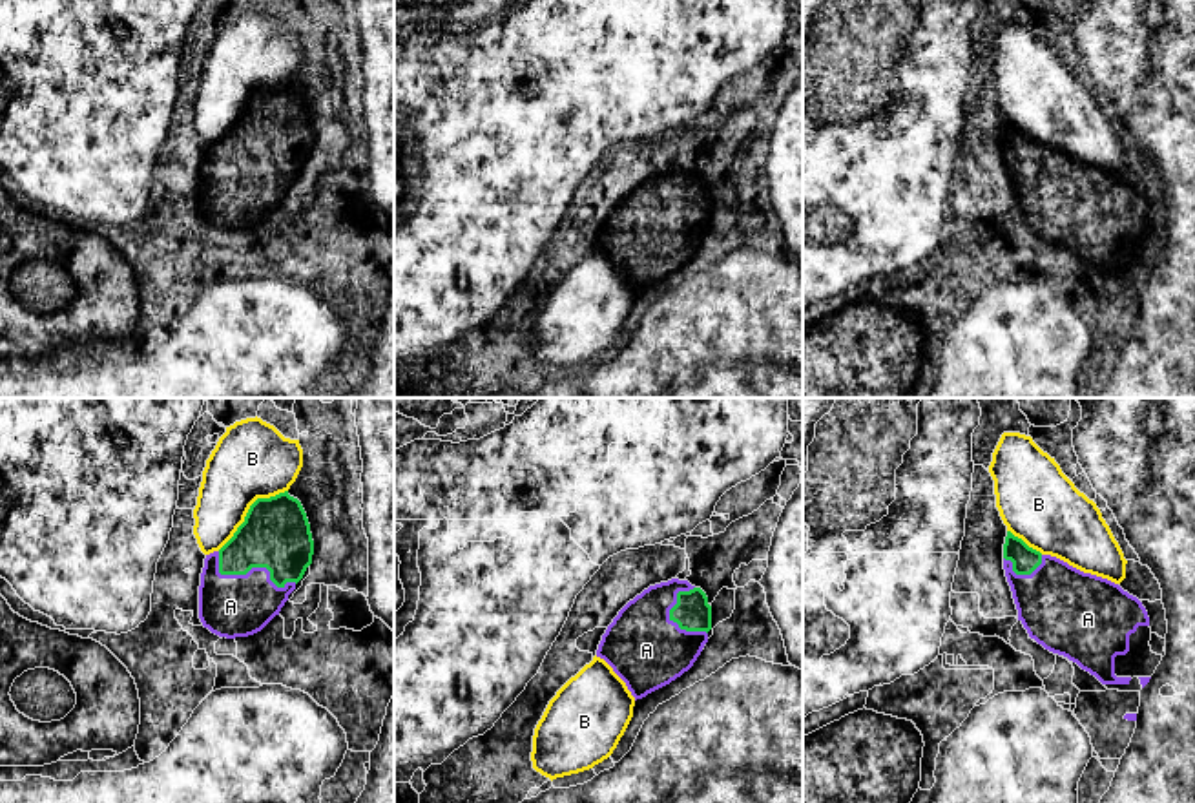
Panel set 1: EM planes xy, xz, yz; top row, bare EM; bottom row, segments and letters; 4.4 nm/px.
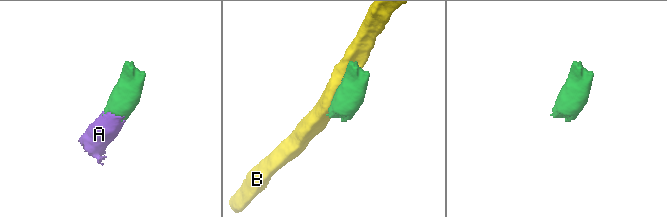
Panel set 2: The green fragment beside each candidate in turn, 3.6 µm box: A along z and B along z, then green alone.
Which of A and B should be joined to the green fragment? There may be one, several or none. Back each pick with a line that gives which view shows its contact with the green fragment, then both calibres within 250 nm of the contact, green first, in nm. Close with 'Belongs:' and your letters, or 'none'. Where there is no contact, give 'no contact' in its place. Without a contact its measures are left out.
A: contact in xy; calibres 300 and 280 nm
Belongs: A

